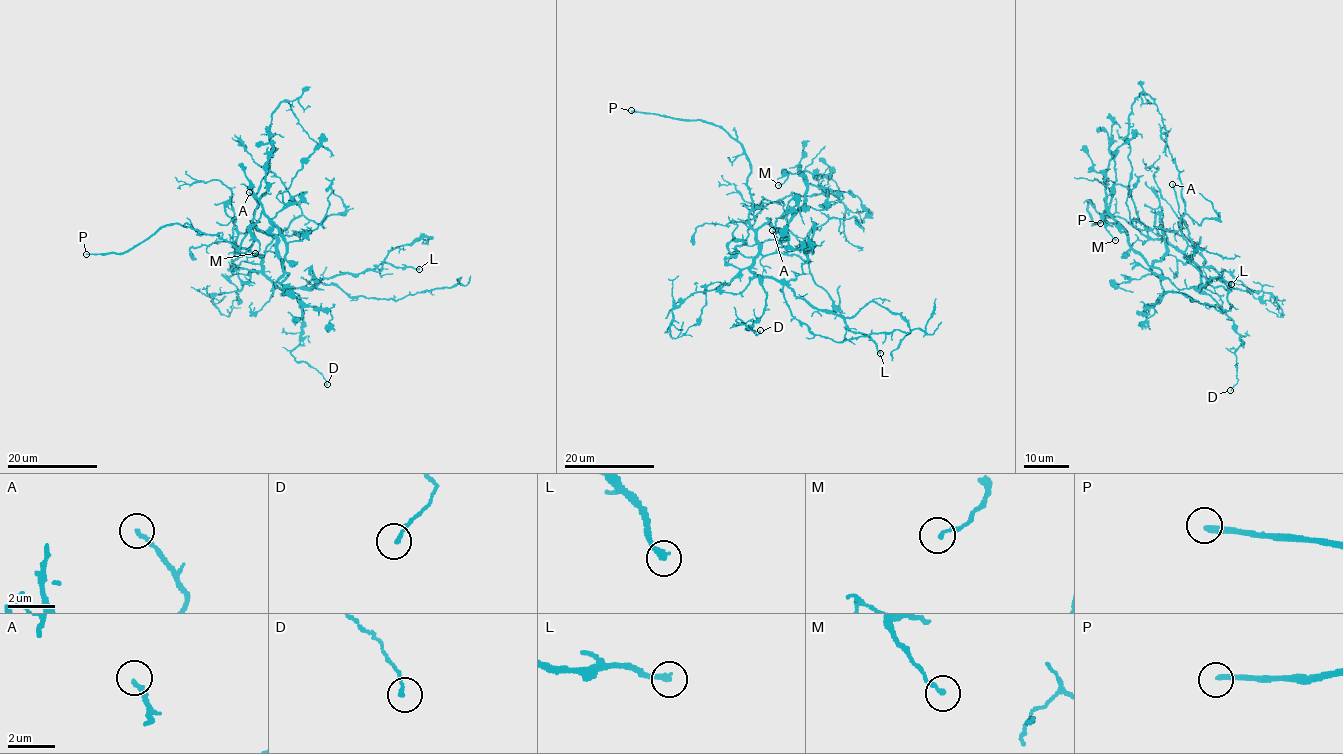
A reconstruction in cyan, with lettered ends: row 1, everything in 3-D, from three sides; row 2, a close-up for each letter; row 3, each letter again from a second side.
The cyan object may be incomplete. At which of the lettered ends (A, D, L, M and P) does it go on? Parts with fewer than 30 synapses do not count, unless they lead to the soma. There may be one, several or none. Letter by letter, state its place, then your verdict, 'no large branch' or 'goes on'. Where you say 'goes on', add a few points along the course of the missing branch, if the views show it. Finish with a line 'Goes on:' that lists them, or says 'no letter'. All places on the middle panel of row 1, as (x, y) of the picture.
A: place (772, 230); no large branch
D: place (760, 330); no large branch
L: place (880, 353); goes on
M: place (778, 185); no large branch
P: place (631, 110); goes on
Goes on: L, P

